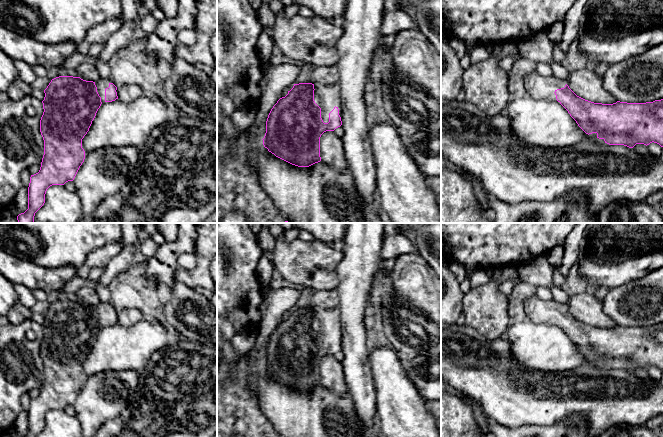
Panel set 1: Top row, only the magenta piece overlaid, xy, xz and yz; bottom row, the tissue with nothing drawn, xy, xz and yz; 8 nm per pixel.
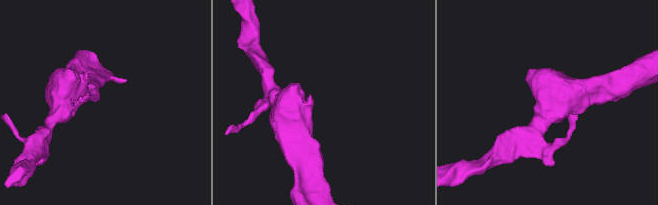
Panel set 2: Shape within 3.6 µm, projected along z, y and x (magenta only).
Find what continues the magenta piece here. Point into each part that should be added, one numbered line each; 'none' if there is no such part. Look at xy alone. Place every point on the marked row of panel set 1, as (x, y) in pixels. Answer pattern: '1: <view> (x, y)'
1: xy (102, 83)

